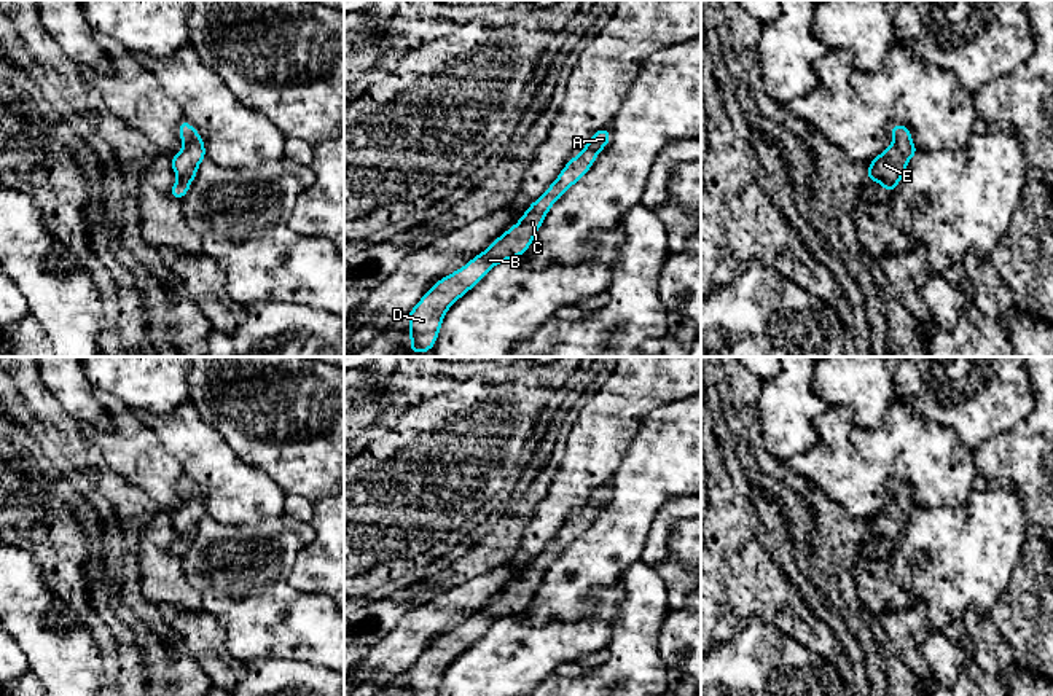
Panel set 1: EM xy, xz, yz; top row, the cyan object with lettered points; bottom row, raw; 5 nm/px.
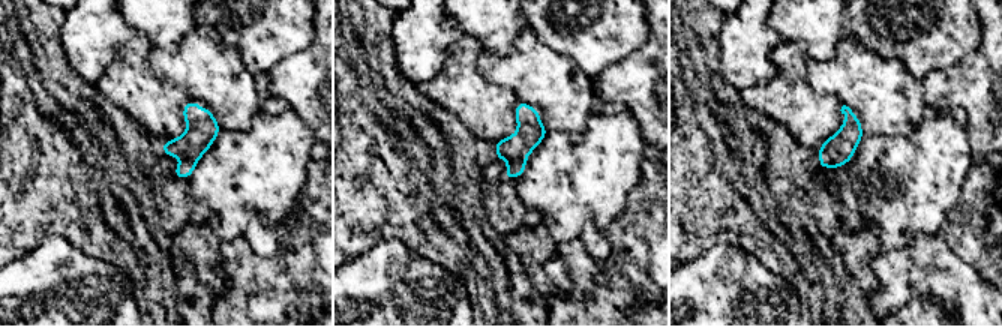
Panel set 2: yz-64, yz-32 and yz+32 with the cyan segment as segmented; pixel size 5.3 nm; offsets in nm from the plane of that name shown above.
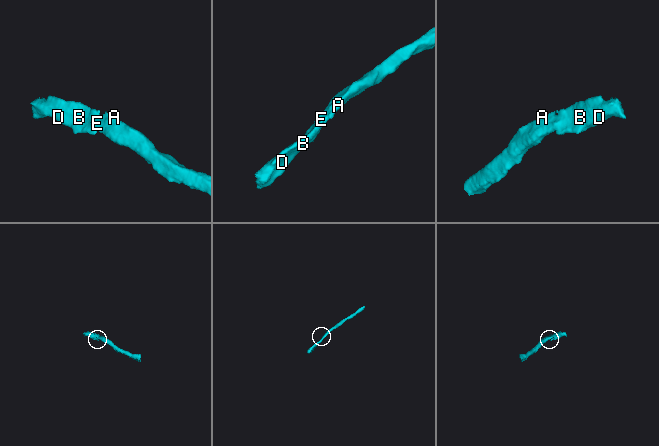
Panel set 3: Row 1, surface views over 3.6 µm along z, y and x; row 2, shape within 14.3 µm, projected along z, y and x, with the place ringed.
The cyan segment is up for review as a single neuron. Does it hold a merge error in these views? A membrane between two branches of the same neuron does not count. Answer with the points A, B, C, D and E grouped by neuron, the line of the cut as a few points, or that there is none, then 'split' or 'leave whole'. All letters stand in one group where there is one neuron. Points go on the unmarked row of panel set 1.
groups A B C D E; cut none; leave whole

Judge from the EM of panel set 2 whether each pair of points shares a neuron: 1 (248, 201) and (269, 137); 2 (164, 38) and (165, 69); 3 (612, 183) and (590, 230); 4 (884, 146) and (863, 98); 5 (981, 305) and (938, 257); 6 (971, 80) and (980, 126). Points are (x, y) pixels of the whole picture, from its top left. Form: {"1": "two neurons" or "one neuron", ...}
{"1": "one neuron", "2": "two neurons", "3": "two neurons", "4": "two neurons", "5": "one neuron", "6": "one neuron"}

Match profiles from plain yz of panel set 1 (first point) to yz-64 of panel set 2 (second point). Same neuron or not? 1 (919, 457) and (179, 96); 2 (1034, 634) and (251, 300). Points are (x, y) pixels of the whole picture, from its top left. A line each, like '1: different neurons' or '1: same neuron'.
1: different neurons
2: same neuron

